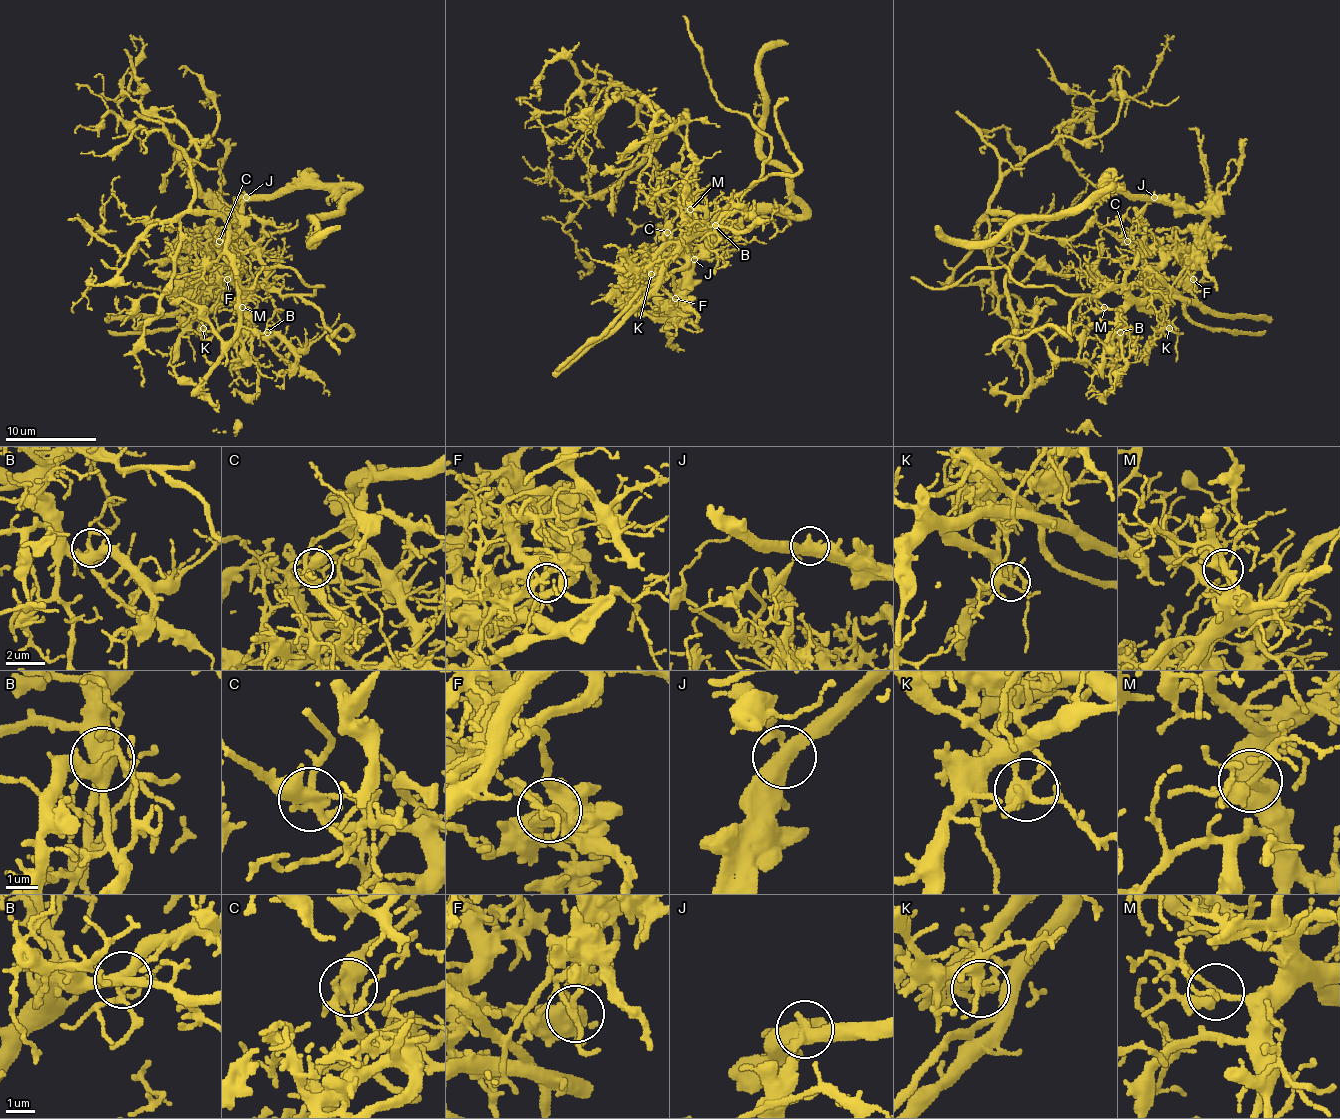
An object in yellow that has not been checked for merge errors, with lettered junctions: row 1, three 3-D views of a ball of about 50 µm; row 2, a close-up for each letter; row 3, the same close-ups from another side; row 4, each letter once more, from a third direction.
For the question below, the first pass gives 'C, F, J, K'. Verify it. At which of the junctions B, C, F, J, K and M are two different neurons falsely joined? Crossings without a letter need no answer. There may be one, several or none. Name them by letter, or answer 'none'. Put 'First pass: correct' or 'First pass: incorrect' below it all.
C, F, J, K
First pass: correct

